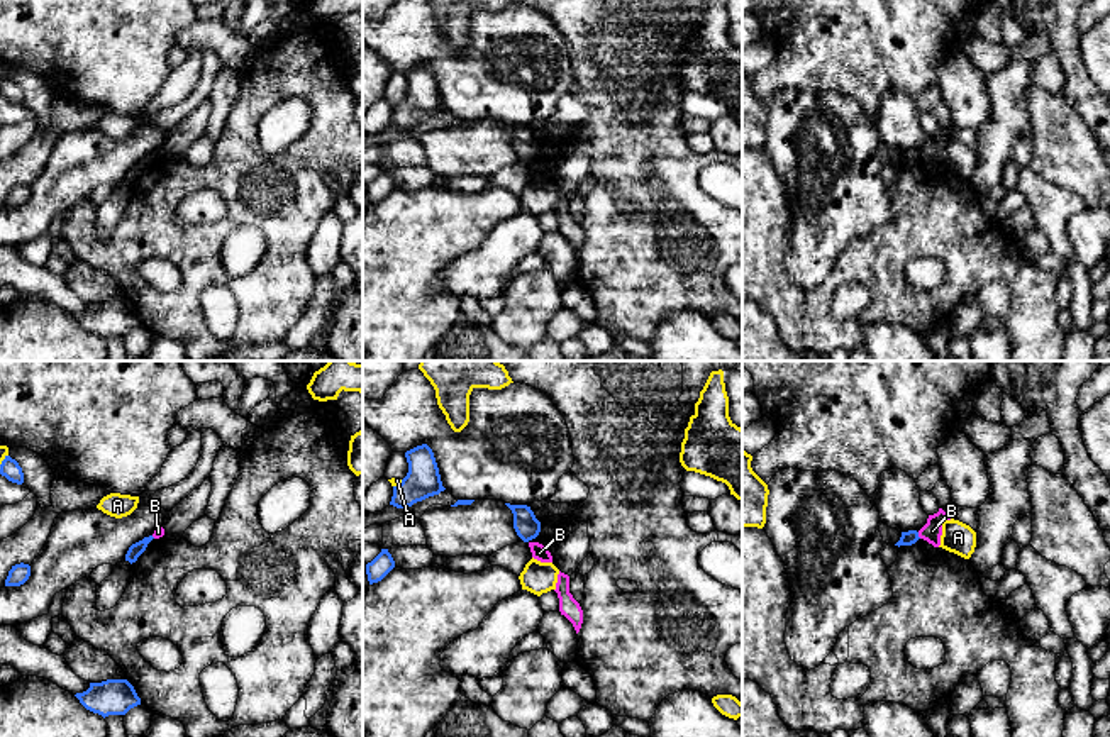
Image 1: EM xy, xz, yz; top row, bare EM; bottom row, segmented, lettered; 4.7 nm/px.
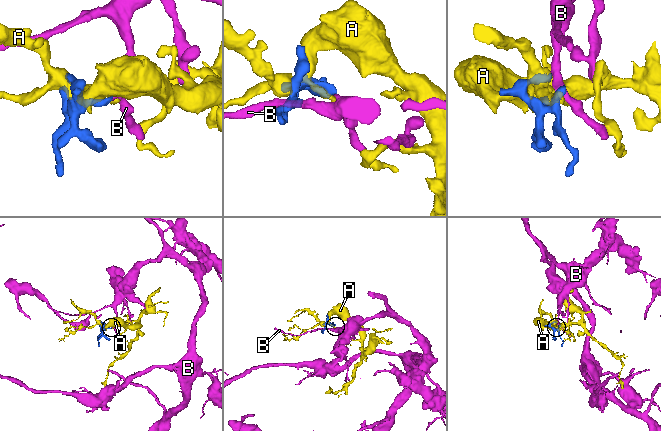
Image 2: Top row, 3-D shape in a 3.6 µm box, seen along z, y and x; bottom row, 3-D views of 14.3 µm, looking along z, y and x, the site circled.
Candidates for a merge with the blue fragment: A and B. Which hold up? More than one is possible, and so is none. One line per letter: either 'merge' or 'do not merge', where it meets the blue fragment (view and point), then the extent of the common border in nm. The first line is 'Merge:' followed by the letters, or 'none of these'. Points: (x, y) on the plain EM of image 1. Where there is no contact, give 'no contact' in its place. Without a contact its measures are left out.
Merge: none of these
A: do not merge; contact xy (4, 80); length 70 nm
B: do not merge; contact yz (917, 156); length 40 nm

